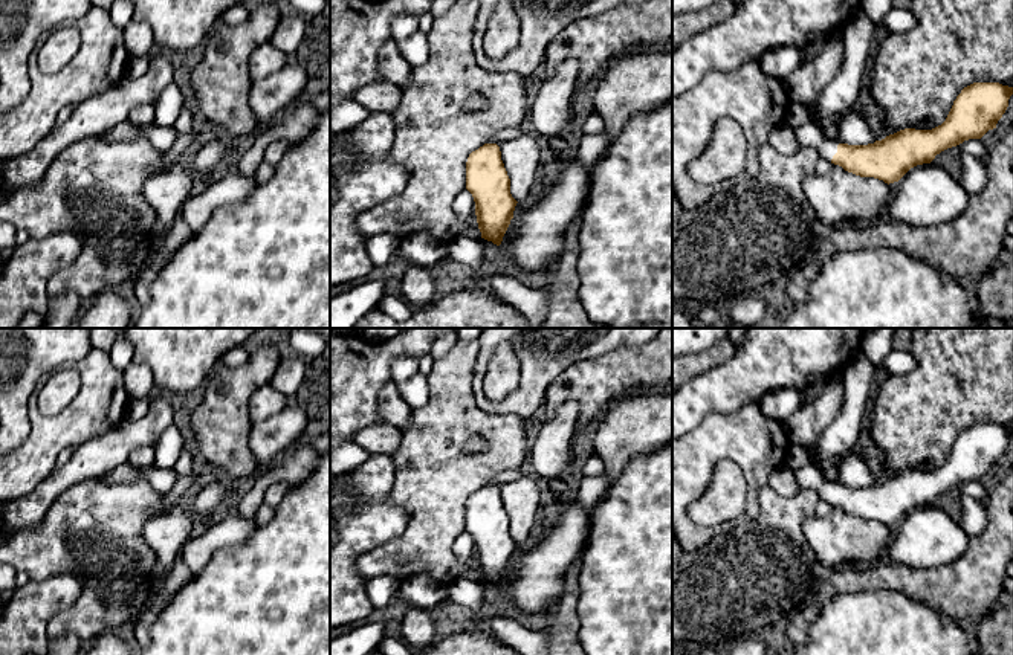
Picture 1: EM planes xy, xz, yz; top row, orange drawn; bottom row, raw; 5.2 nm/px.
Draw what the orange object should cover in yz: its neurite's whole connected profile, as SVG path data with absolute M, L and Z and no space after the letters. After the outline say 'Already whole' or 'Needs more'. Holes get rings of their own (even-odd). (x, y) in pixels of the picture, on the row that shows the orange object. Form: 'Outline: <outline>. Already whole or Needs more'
Outline: M973 82L961 90L941 125L932 130L905 128L868 145L828 140L814 122L795 127L795 136L801 147L816 148L845 171L889 185L911 168L930 163L941 151L969 139L981 139L996 128L1011 95L1013 87L999 82Z. Needs more

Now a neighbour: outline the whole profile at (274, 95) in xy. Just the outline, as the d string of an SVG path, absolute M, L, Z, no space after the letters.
M286 64L264 79L254 81L249 105L258 122L266 125L293 107L307 82L307 72L299 64Z

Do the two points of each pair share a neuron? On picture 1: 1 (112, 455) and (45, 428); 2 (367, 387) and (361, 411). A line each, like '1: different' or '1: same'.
1: different
2: same

